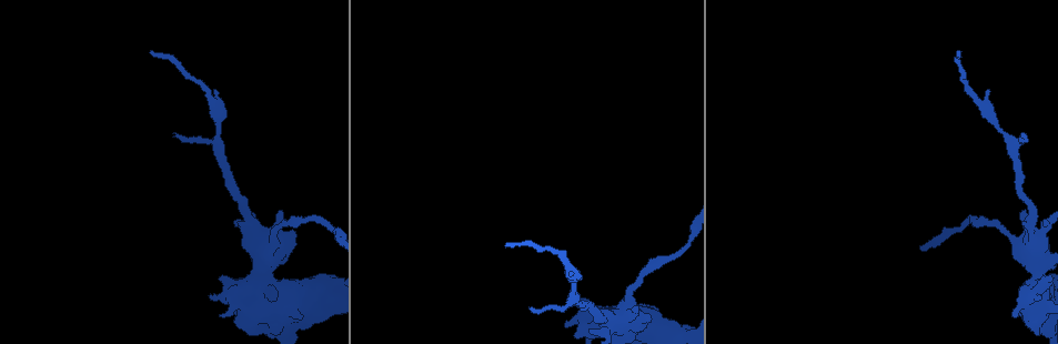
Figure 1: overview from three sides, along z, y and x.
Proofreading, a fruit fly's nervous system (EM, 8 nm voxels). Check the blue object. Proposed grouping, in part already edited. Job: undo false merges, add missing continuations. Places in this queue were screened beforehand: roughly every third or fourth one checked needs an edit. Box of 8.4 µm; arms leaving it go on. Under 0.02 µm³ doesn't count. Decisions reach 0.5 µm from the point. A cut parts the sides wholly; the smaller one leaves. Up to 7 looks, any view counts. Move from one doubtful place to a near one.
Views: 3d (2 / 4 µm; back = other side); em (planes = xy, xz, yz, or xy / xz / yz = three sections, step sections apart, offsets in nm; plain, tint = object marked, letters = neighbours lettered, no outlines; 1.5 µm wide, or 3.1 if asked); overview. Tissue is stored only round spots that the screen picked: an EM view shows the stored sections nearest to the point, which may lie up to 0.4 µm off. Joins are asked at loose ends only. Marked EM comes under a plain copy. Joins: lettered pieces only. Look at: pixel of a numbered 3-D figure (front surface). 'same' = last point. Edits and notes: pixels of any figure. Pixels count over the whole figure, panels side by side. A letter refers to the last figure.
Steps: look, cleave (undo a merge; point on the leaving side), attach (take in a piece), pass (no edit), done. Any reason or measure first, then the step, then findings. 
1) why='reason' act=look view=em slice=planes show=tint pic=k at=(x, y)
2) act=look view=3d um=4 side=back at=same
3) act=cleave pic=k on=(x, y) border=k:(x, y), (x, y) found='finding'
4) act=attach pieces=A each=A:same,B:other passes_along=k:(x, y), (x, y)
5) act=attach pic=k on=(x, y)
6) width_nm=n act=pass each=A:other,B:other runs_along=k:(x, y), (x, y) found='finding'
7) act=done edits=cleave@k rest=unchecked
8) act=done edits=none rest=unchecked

why='branch stops here' act=look view=3d um=4 pic=1 at=(209, 296)

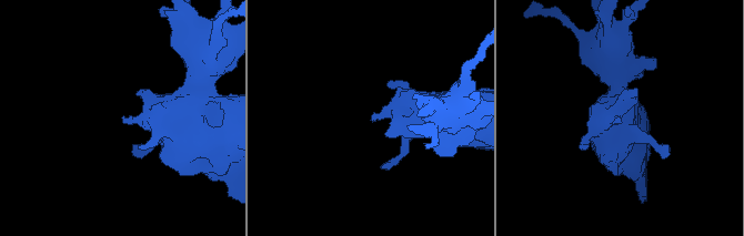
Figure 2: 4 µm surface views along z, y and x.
act=look view=em slice=xz step=4 show=letters pic=2 at=(373, 118)

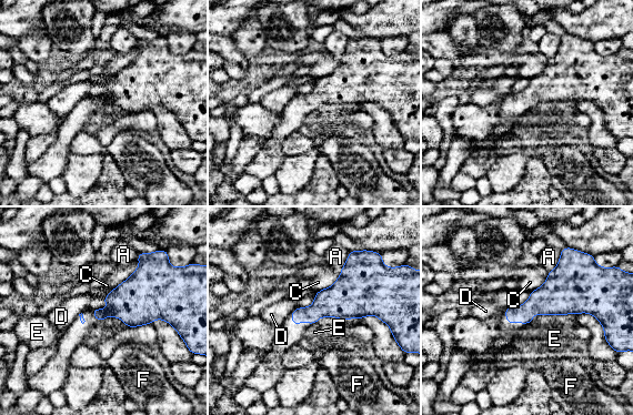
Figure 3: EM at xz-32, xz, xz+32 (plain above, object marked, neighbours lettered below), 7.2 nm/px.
act=look view=em slice=planes show=letters at=same

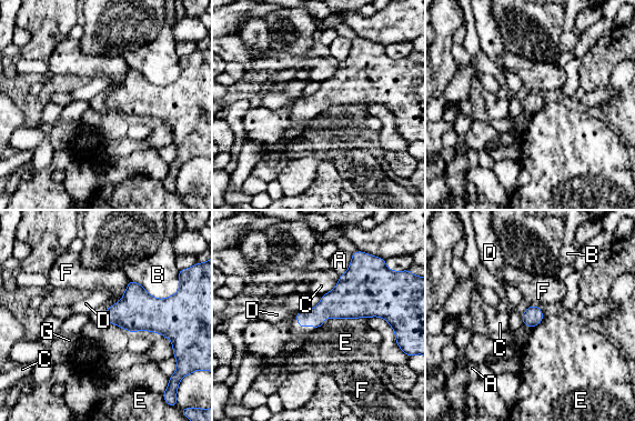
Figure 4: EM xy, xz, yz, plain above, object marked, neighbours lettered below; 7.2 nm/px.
act=pass each=A:other,B:other,C:other,D:other,E:other,F:other,G:other border=4:(542, 321), (533, 328) found='no lettered piece goes on from it'

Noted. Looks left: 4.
why='sudden change in width' act=look view=em slice=yz step=4 show=tint pic=1 at=(1002, 228)

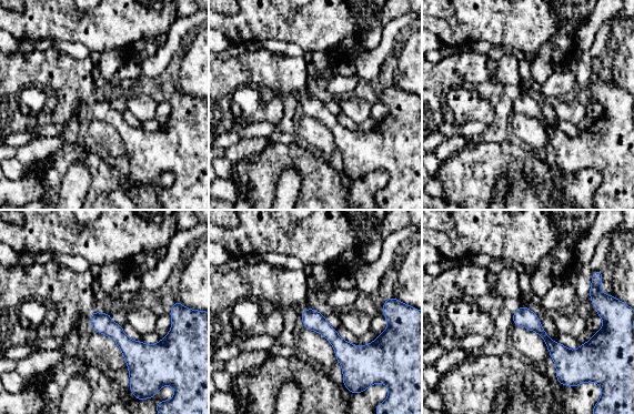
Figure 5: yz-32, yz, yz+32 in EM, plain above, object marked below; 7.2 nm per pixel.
why='another direction' act=look view=em slice=xz step=4 show=letters at=same

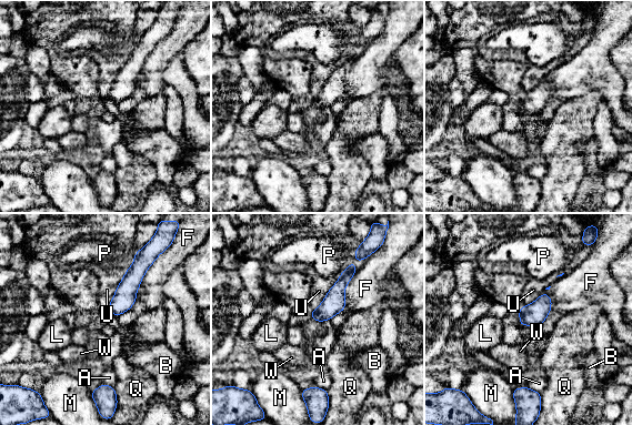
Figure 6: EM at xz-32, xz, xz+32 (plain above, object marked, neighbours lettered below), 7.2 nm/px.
act=pass each=A:other,B:other,F:other,L:other,M:other,P:other,Q:other,U:other,W:other border=6:(357, 270), (345, 286), (343, 309) found='one cell here'

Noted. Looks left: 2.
why='branch stops here' act=look view=em slice=xz step=8 show=letters pic=1 at=(959, 54)

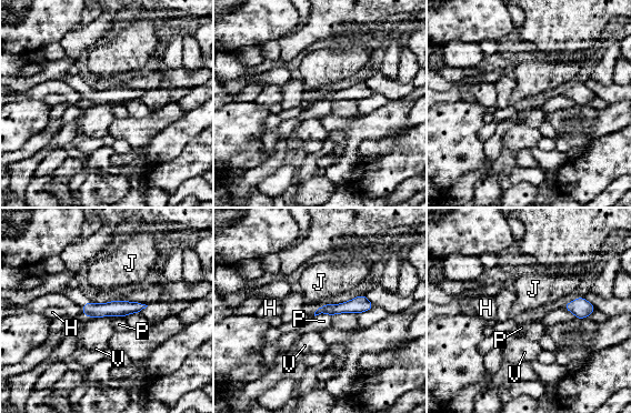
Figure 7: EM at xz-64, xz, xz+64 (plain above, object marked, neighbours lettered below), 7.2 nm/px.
why='cut it another way' act=look view=em slice=planes show=letters at=same

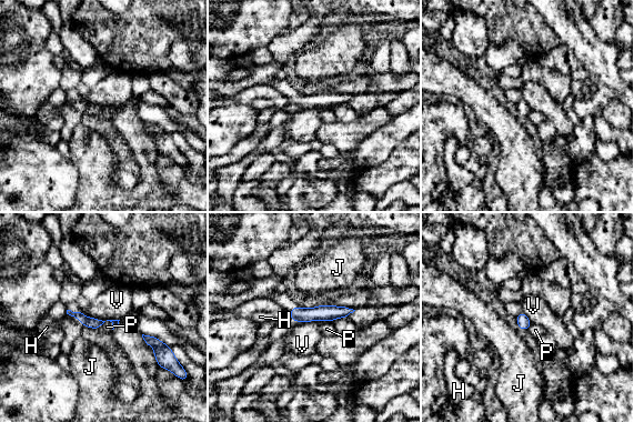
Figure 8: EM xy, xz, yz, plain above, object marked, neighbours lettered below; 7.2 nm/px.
width_nm=80 longest_contact=V:280nm act=pass each=H:other,J:other,P:other,V:other found='none of them fits'

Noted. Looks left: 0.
act=done edits=none rest=unchecked

